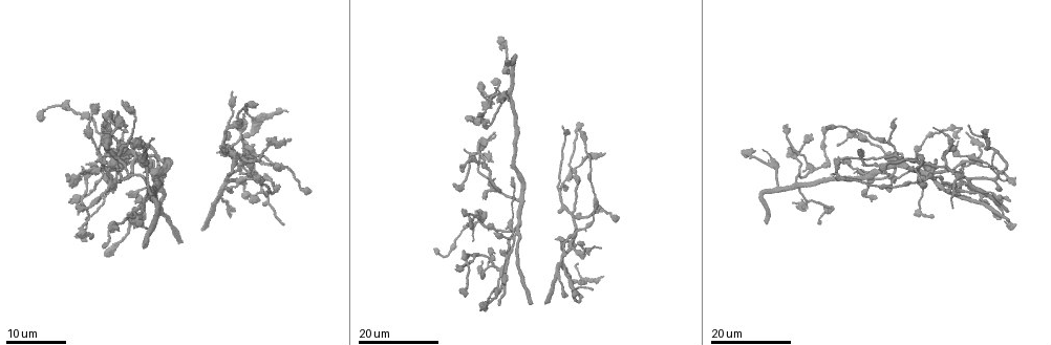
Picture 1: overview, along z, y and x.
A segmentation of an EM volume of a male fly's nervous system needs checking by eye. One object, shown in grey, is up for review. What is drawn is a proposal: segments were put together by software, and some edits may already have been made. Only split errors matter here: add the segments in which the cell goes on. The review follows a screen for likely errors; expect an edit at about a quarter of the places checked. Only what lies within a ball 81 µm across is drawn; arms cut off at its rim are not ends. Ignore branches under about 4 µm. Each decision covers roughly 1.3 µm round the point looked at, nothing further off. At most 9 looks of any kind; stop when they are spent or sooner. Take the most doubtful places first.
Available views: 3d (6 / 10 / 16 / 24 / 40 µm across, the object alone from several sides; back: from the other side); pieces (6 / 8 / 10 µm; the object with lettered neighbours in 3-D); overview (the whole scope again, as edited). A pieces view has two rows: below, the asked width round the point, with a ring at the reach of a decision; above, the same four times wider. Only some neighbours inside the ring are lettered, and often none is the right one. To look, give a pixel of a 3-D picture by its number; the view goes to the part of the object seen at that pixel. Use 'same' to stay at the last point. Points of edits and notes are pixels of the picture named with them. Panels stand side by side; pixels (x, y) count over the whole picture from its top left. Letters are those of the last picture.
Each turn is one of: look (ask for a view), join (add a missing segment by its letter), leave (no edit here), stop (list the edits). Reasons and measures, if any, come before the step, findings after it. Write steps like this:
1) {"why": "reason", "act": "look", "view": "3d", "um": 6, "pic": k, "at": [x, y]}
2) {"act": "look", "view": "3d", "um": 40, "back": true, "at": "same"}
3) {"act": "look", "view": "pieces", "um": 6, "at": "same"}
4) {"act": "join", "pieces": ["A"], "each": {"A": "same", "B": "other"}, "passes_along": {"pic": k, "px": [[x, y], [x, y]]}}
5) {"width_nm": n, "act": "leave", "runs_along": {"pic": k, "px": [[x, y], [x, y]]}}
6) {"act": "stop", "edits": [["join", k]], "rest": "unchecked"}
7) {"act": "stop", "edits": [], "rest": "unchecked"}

{"why": "free end", "act": "look", "view": "3d", "um": 24, "pic": 1, "at": [1009, 201]}

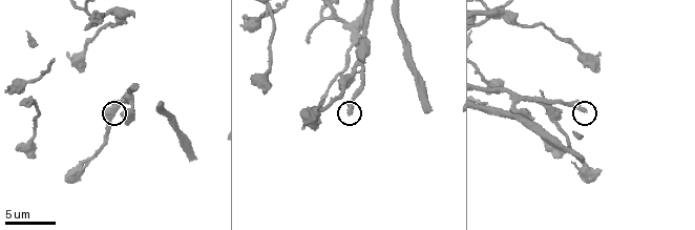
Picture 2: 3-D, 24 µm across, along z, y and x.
{"act": "look", "view": "pieces", "um": 6, "pic": 2, "at": [585, 111]}

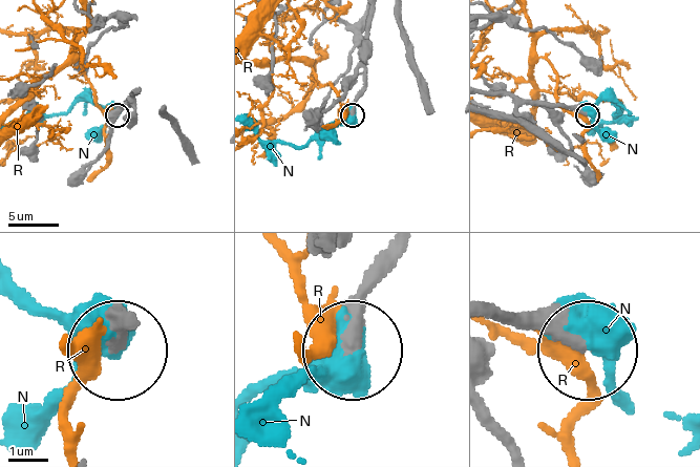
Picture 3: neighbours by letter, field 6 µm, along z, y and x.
{"width_nm": 330, "act": "join", "pieces": ["N"], "each": {"N": "same", "R": "other"}, "passes_along": {"pic": 3, "px": [[394, 253], [351, 330], [257, 383]]}, "found": "the cell continues"}

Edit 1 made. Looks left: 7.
{"act": "look", "view": "overview"}

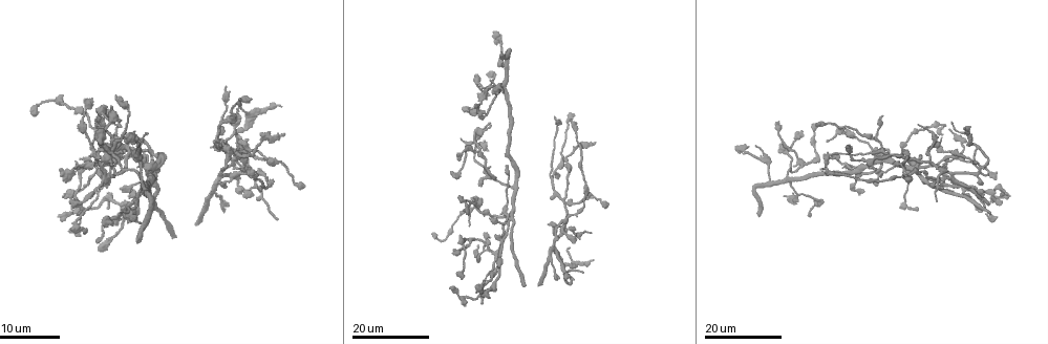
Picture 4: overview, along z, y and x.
{"act": "look", "view": "3d", "um": 16, "pic": 4, "at": [826, 167]}

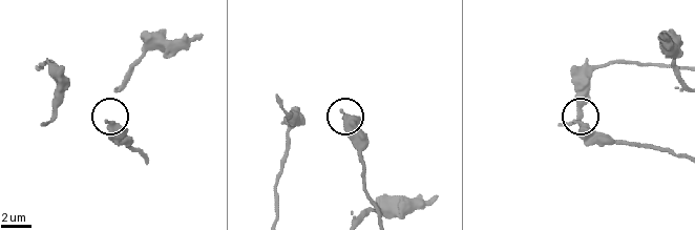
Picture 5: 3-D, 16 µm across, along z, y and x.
{"why": "closer look", "act": "look", "view": "3d", "um": 10, "pic": 5, "at": [105, 122]}

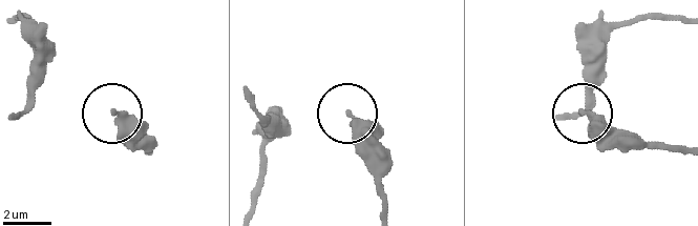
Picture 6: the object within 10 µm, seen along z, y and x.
{"act": "look", "view": "pieces", "um": 8, "pic": 6, "at": [582, 112]}

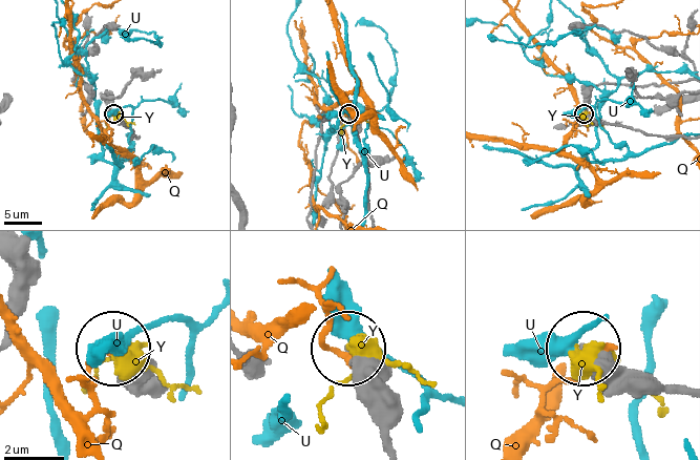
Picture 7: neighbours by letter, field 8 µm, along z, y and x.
{"act": "leave", "each": {"Q": "other", "U": "other", "Y": "other"}, "runs_along": {"pic": 7, "px": [[390, 448], [383, 389], [351, 353]]}, "found": "none of them fits"}

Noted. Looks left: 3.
{"why": "an open end", "act": "look", "view": "3d", "um": 10, "pic": 2, "at": [264, 93]}

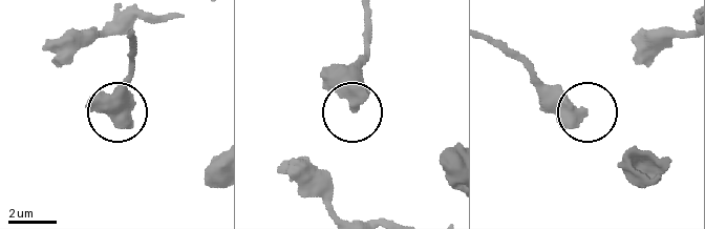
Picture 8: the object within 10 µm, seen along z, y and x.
{"act": "look", "view": "pieces", "um": 8, "pic": 8, "at": [357, 108]}

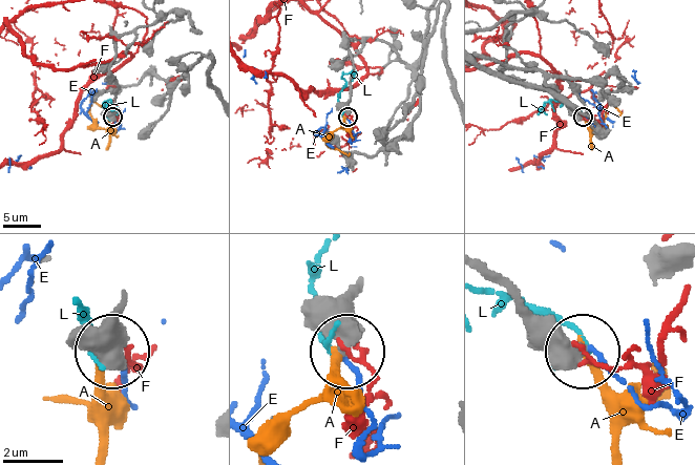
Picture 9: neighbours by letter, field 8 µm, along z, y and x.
{"act": "leave", "each": {"A": "other", "E": "other", "F": "other", "L": "other"}, "runs_along": {"pic": 9, "px": [[362, 282], [348, 347]]}, "found": "no lettered segment goes on from it"}

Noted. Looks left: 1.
{"act": "stop", "edits": [["join", 3]], "rest": "unchecked"}

